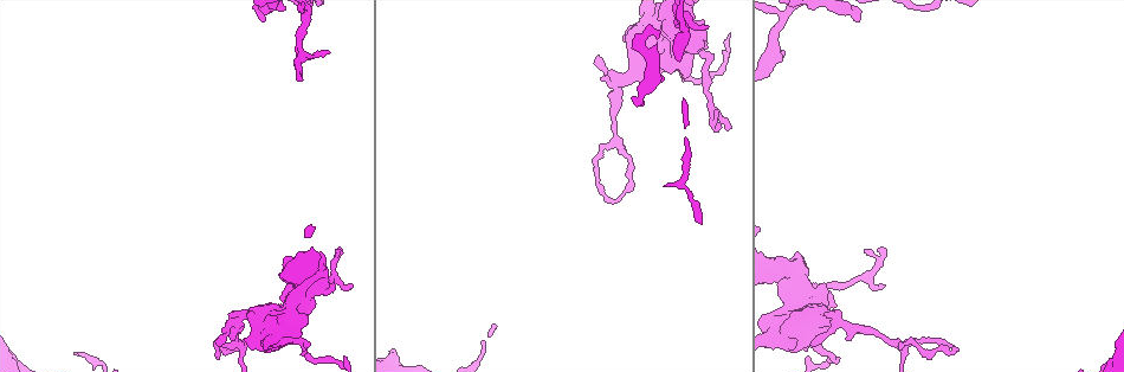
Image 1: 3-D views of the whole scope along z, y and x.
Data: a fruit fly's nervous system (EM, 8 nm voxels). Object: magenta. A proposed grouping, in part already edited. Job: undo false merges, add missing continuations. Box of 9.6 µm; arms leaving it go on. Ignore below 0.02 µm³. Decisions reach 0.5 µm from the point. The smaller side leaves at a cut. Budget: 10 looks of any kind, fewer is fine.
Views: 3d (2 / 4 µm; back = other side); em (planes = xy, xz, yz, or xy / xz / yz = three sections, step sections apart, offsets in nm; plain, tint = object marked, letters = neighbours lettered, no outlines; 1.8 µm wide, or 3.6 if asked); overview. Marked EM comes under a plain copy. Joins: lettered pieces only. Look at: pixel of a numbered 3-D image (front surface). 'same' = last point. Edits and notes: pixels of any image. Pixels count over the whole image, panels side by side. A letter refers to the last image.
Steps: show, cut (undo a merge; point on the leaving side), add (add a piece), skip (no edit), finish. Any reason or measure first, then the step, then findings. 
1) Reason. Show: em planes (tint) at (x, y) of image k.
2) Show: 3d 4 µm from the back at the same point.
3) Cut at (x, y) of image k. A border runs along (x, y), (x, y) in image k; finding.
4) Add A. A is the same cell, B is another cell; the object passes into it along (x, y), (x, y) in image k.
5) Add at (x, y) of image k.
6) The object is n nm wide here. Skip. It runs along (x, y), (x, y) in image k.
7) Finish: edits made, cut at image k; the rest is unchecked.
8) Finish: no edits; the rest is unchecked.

Branch stops here. Show: 3d 4 µm at (859, 17) of image 1.

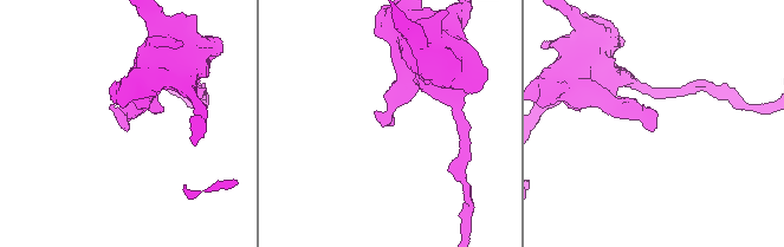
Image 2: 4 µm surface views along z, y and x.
Show: em xy step 4 (letters) at (655, 128) of image 2.

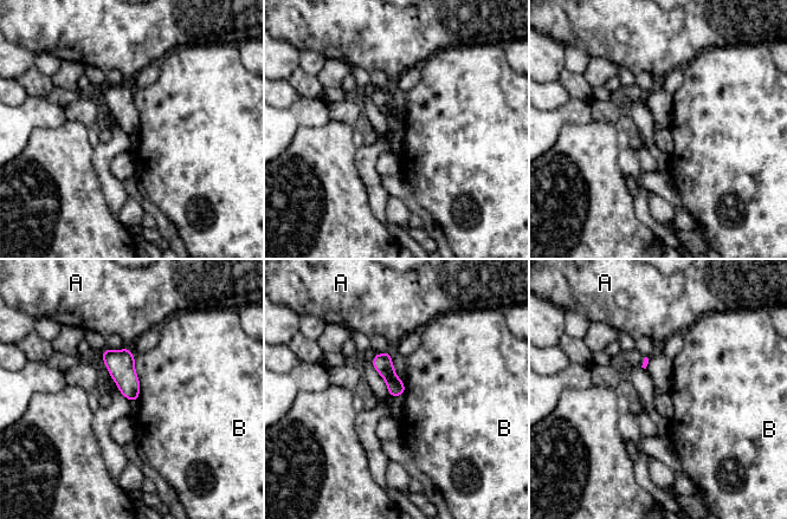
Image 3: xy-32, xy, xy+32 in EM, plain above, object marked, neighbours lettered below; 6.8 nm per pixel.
Another direction. Show: em planes (letters) at the same point.

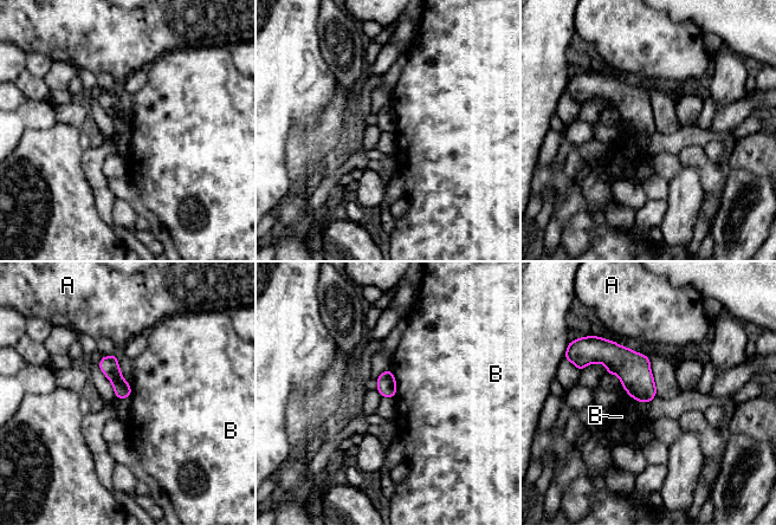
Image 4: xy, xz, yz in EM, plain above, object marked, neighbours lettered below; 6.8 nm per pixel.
Skip. A and B are other cells; none of them fits.

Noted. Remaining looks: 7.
Tapers out. Show: 3d 4 µm at (326, 53) of image 1.

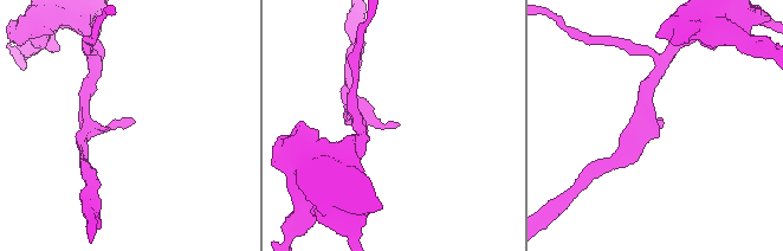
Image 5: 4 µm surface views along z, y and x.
Now the EM. Show: em planes (letters) at (660, 123) of image 5.

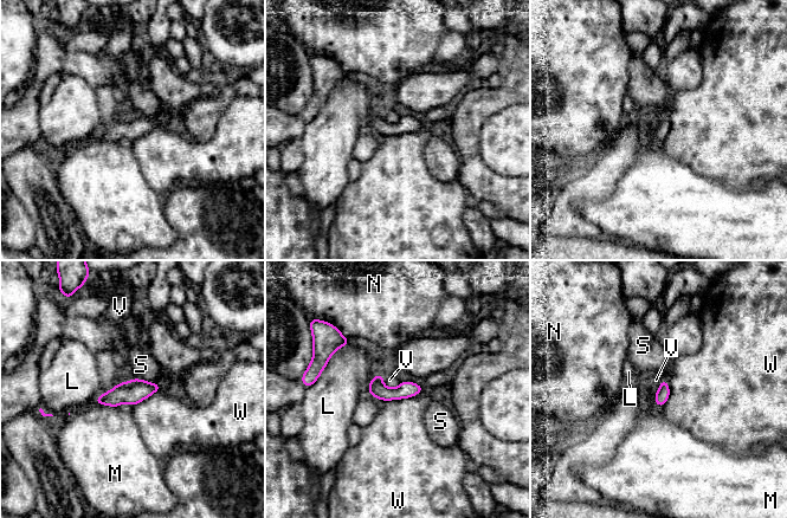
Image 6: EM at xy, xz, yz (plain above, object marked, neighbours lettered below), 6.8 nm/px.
The object is 90 nm wide here. Skip. L, M, N, S, V and W are other cells; a border runs along (663, 379), (655, 395), (658, 407) in image 6; no lettered piece goes on from it.

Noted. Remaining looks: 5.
Sudden change in width. Show: em 3.6 µm xy step 4 (tint) at (298, 344) of image 1.

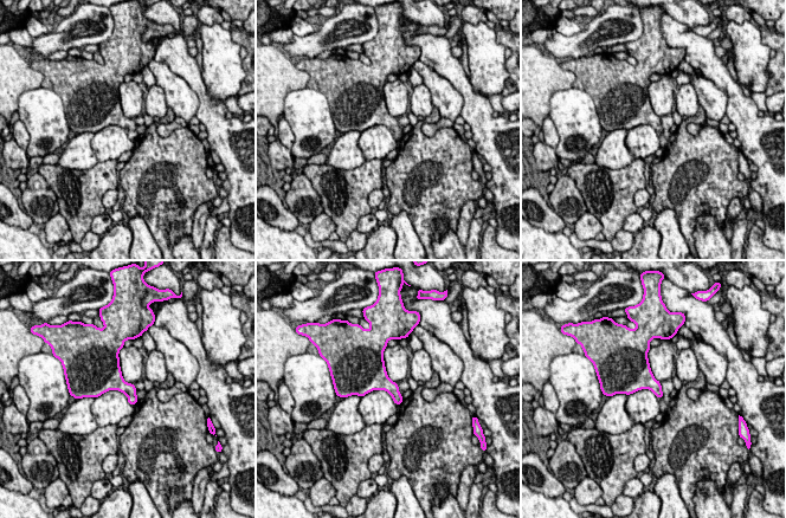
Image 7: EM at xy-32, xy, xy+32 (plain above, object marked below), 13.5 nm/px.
Show: em 3.6 µm planes (letters) at the same point.

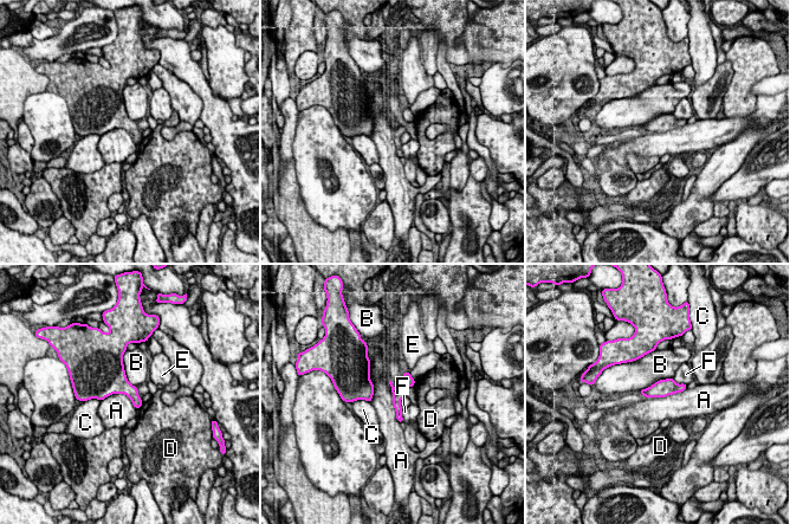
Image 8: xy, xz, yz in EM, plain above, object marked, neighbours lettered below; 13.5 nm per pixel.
The longest contact is with A, 600 nm. Skip. A, B, C, D, E and F are other cells; a border runs along (389, 380), (393, 407), (399, 422) in image 8; continuous, no second cell.

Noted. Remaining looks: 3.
Abrupt turn. Show: em yz step 16 (tint) at (619, 83) of image 1.

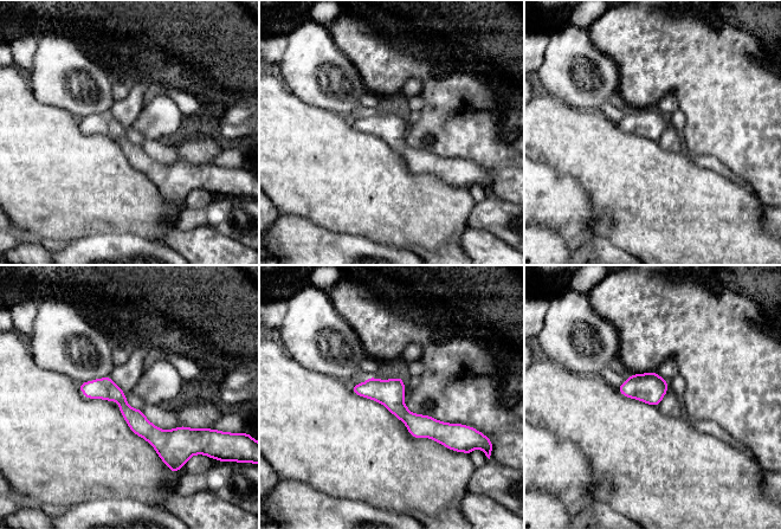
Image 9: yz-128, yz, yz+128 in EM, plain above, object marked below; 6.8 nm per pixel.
Cut it another way. Show: em planes (letters) at the same point.

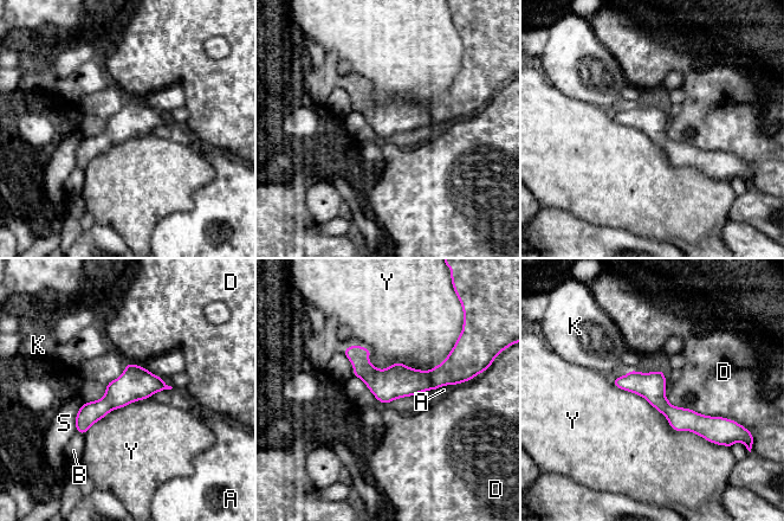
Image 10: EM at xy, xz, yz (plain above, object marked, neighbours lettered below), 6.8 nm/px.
The object is 180 nm wide here. Skip. A, B, D, K, S and Y are other cells; a border runs along (611, 379), (674, 430), (716, 444) in image 10; one cell here.

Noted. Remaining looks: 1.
Finish: no edits; the rest is unchecked.

